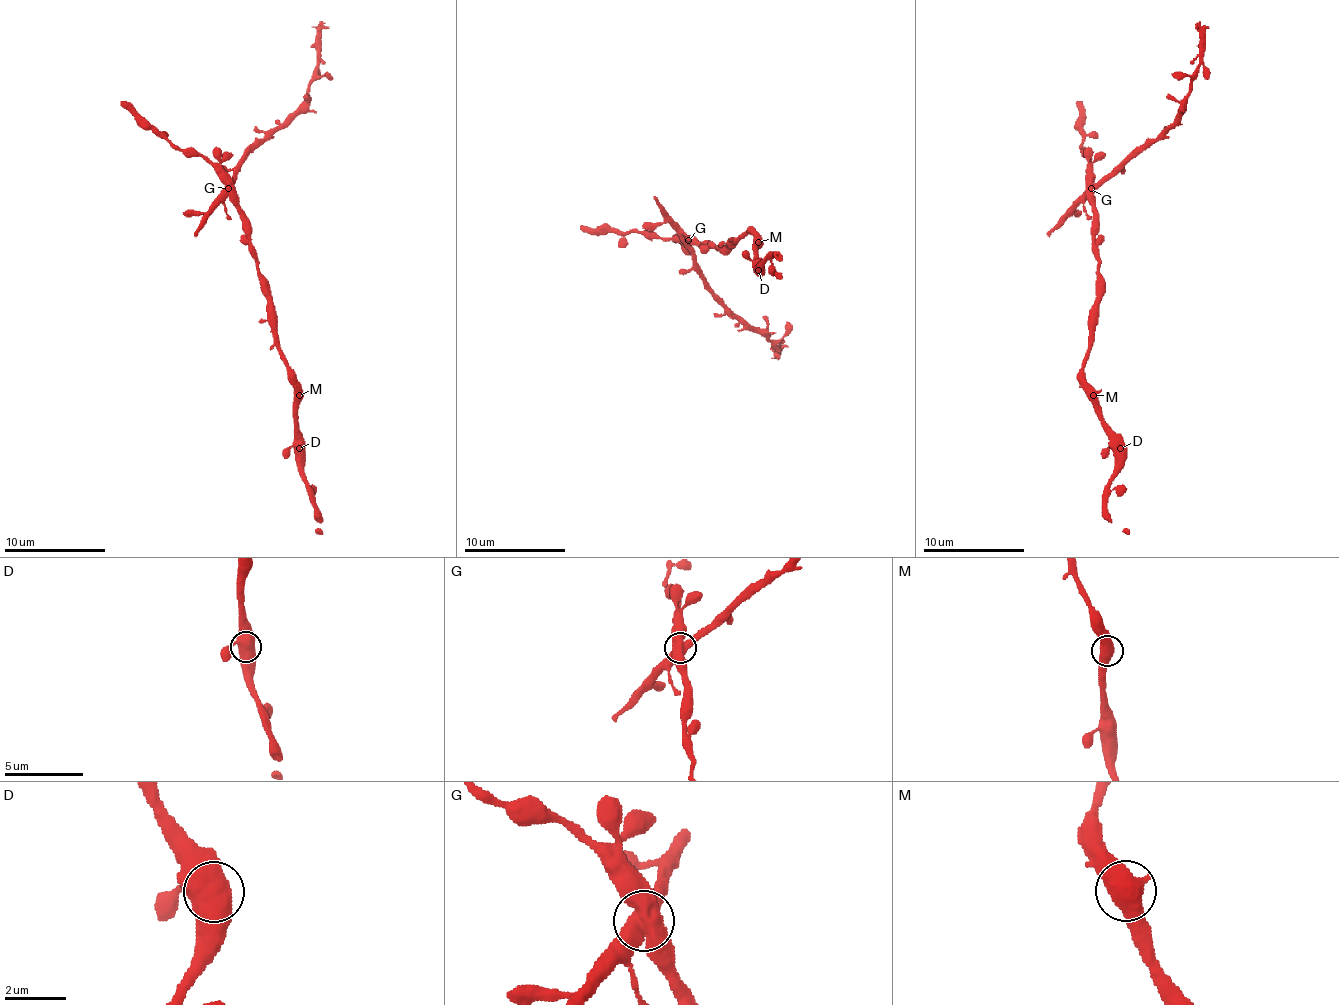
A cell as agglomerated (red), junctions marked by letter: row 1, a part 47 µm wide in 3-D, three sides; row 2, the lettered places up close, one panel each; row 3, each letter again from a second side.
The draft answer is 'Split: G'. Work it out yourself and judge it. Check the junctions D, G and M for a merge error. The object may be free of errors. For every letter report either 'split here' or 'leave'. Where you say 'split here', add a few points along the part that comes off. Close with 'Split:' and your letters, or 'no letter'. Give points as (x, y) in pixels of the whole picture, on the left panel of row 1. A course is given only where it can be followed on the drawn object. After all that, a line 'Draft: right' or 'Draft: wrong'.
D: leave
G: split here; course (228, 188), (245, 157), (306, 97), (316, 66), (319, 31), (311, 26)
M: leave
Split: G
Draft: right

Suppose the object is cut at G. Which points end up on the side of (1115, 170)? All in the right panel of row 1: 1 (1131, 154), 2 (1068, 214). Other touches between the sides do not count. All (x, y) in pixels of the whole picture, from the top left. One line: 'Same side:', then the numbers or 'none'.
Same side: 1, 2

